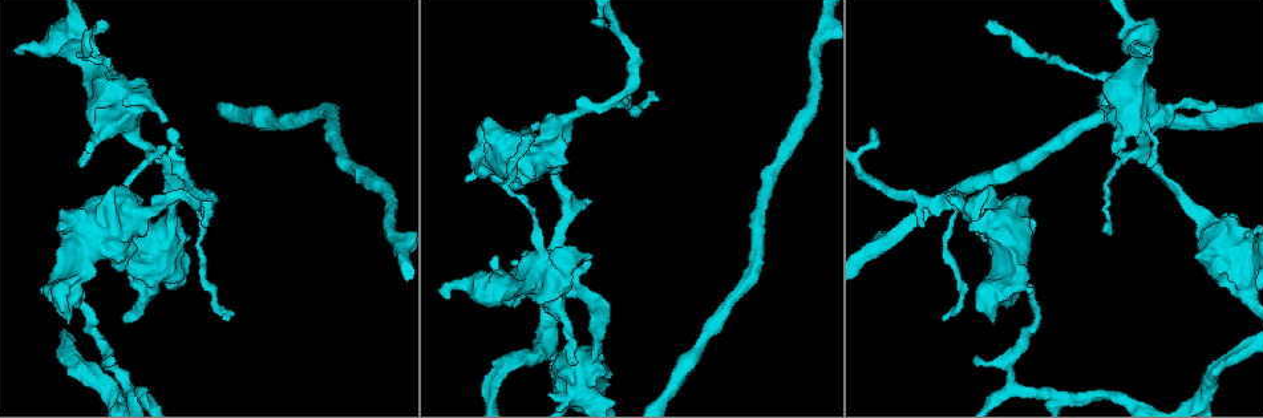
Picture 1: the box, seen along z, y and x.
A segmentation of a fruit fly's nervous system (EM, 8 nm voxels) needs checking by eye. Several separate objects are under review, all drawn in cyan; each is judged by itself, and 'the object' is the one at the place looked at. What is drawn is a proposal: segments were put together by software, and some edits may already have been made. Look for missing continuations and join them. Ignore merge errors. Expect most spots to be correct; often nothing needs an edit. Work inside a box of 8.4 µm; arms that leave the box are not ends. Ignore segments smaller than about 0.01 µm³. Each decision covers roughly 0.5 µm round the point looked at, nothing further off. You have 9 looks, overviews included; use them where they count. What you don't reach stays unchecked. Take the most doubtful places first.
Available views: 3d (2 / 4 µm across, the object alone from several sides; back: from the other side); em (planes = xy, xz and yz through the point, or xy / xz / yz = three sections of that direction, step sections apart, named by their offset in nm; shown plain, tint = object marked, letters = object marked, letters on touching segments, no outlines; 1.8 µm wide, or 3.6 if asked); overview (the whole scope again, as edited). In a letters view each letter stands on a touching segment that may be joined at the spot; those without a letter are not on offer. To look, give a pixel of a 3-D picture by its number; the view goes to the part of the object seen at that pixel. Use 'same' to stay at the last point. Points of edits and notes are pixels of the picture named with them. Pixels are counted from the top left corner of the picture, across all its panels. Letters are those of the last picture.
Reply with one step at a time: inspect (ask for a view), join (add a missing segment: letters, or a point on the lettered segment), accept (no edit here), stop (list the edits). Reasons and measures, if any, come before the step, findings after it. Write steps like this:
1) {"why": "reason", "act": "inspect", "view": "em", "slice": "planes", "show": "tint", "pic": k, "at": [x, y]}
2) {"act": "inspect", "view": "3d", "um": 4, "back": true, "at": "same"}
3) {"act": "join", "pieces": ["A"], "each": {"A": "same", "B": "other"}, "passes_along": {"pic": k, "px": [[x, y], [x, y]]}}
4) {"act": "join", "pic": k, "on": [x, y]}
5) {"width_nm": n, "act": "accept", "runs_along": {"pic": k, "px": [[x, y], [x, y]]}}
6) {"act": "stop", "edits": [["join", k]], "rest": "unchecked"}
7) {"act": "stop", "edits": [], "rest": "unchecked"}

{"why": "thick end", "act": "inspect", "view": "em", "slice": "planes", "show": "letters", "pic": 1, "at": [68, 324]}

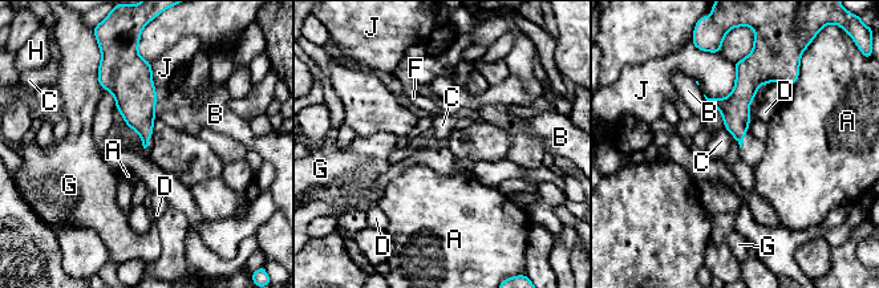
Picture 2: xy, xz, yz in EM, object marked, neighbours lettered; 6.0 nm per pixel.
{"act": "accept", "each": {"A": "other", "B": "other", "C": "other", "D": "other", "F": "other", "G": "other", "H": "other", "J": "other"}, "border": {"pic": 2, "px": [[724, 126], [734, 138]]}, "found": "no lettered segment goes on from it"}

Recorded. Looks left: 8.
{"why": "thin end", "act": "inspect", "view": "em", "slice": "planes", "show": "letters", "pic": 1, "at": [169, 127]}

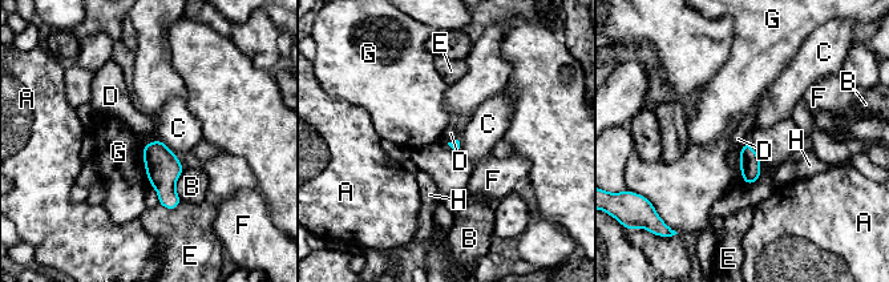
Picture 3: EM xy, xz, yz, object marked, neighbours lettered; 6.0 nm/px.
{"act": "accept", "each": {"A": "other", "B": "other", "C": "other", "D": "other", "E": "other", "F": "other", "G": "other", "H": "other"}, "border": {"pic": 3, "px": [[746, 142], [740, 150], [739, 164]]}, "found": "none of them fits"}

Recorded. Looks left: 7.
{"why": "sudden change in width", "act": "inspect", "view": "em", "slice": "xz", "step": 4, "show": "tint", "pic": 1, "at": [188, 198]}

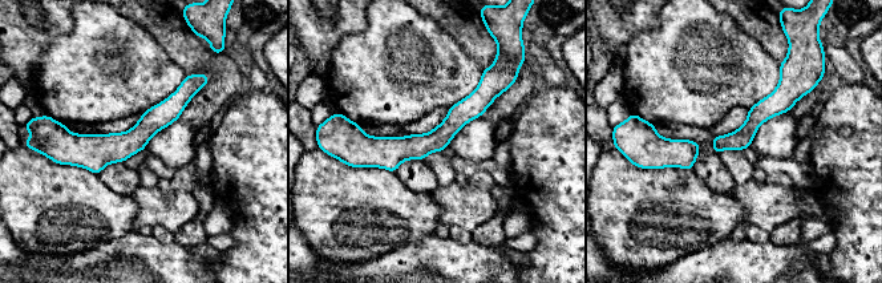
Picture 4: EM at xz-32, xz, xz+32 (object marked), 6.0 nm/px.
{"act": "inspect", "view": "em", "slice": "planes", "show": "tint", "at": "same"}

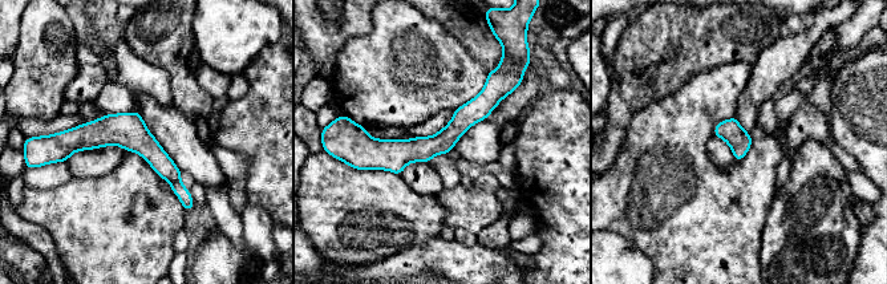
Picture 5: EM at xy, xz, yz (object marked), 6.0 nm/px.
{"why": "what lies round it", "act": "inspect", "view": "em", "slice": "planes", "show": "letters", "at": "same"}

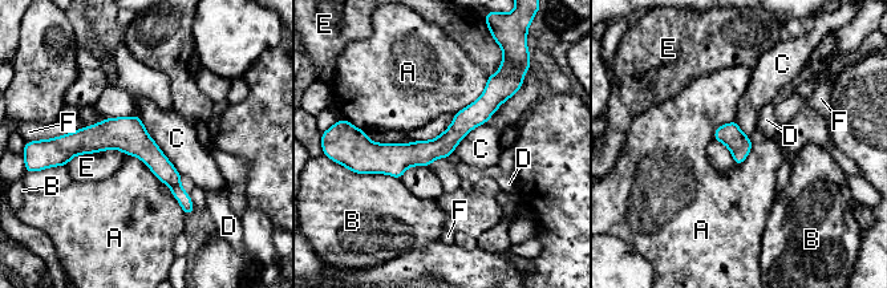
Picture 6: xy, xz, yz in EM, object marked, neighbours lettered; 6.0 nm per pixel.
{"act": "accept", "each": {"A": "other", "B": "other", "C": "other", "D": "other", "E": "other", "F": "other"}, "found": "none of them fits"}

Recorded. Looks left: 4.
{"why": "thick turns thin", "act": "inspect", "view": "3d", "um": 4, "back": true, "pic": 1, "at": [1095, 76]}

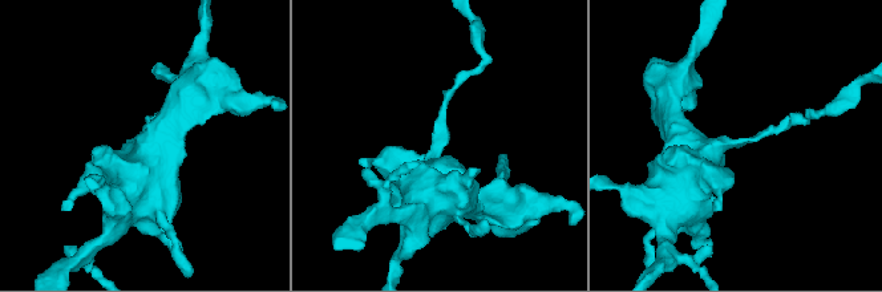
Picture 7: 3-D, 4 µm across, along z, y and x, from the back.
{"why": "now the EM", "act": "inspect", "view": "em", "um": 3.6, "slice": "xz", "step": 16, "show": "tint", "pic": 7, "at": [440, 147]}

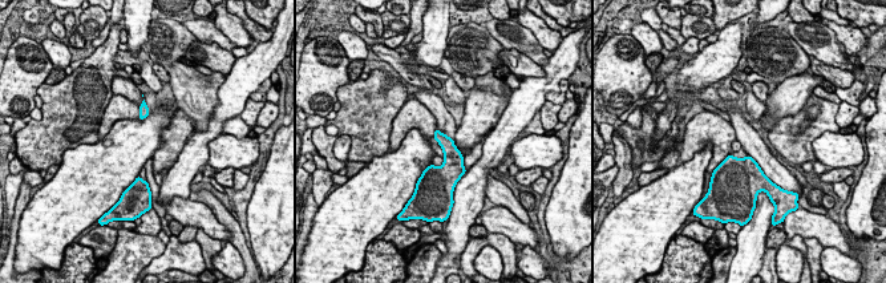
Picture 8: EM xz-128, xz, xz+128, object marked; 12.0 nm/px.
{"act": "inspect", "view": "em", "um": 3.6, "slice": "planes", "show": "letters", "at": "same"}

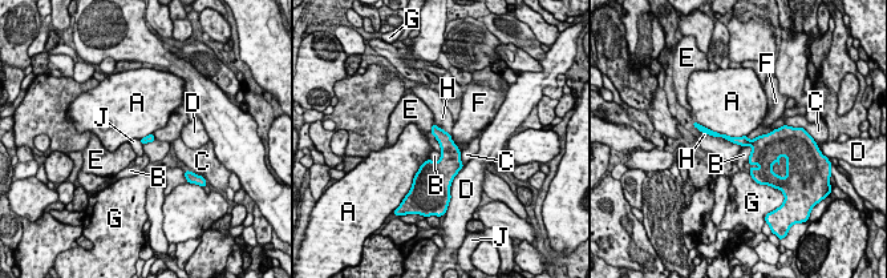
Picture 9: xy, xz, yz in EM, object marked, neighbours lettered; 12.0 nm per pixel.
{"width_nm": 90, "longest_contact_nm": ["A", 650], "act": "accept", "each": {"A": "other", "B": "other", "C": "other", "D": "other", "E": "other", "F": "other", "G": "other", "H": "other", "J": "other"}, "found": "none of them fits"}

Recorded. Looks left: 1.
{"act": "stop", "edits": [], "rest": "unchecked"}

